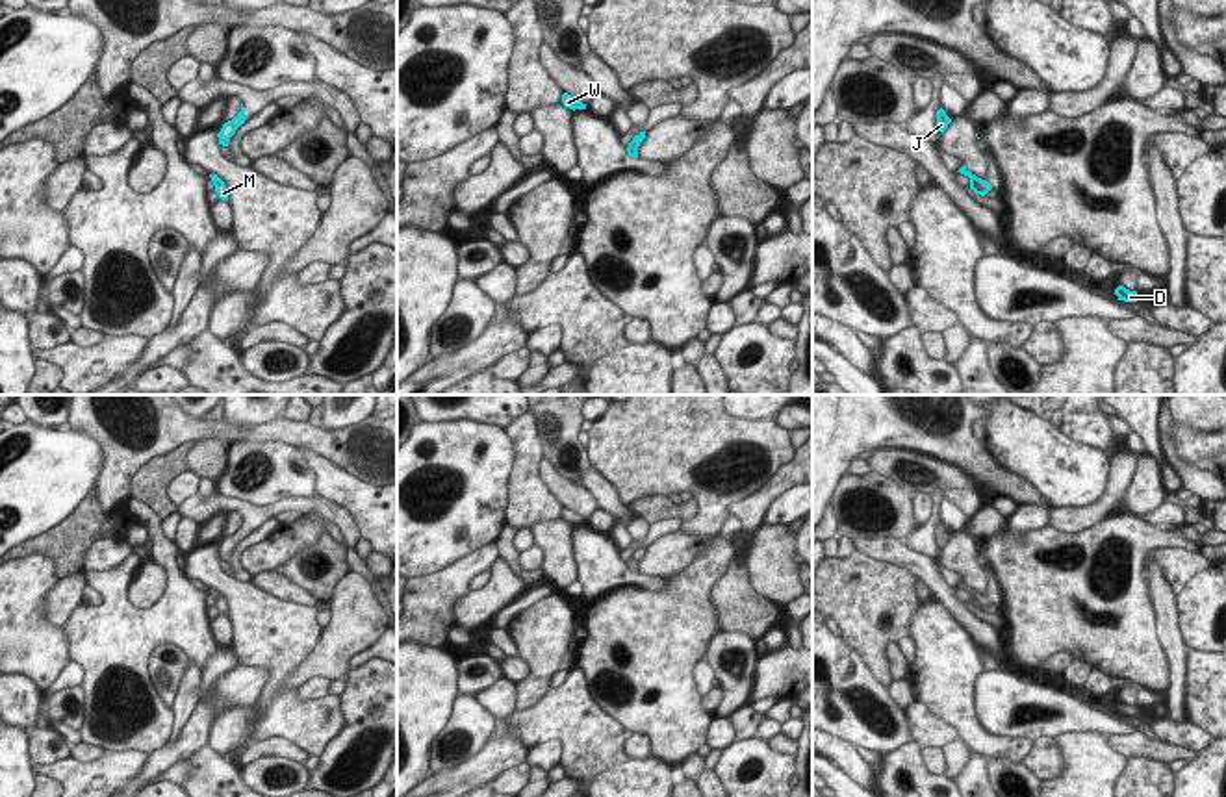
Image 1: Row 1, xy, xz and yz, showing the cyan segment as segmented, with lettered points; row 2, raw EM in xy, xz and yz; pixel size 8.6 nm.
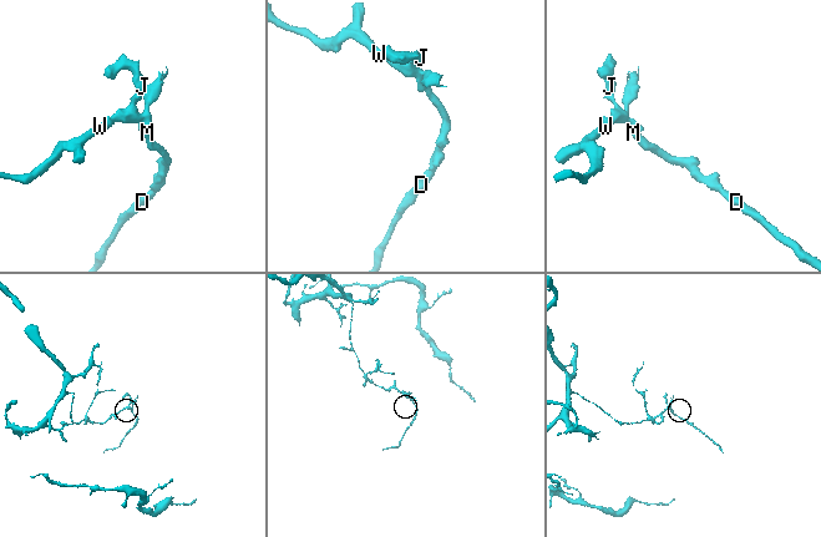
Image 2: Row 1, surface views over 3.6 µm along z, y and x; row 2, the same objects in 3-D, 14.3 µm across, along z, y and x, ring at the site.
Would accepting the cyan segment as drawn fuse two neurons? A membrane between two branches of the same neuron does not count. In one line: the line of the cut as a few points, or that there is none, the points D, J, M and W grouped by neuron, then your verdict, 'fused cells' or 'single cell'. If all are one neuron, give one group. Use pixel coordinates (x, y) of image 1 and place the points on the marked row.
yz (970, 177), (985, 193) | D M / J W | fused cells

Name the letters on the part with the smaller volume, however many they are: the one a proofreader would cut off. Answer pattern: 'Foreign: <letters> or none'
Foreign: D, M.

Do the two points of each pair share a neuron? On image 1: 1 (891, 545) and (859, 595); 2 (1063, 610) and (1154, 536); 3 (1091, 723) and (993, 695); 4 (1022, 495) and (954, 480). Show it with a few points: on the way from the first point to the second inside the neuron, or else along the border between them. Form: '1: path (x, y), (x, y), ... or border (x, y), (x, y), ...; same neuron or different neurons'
1: border (855, 547), (874, 558), (907, 568), (917, 577); different neurons
2: path (1089, 597), (1121, 599), (1134, 568); same neuron
3: path (1067, 712), (1058, 705), (1017, 701); same neuron
4: border (952, 464), (993, 492); different neurons

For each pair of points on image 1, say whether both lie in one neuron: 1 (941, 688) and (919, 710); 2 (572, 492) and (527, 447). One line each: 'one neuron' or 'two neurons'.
1: two neurons
2: two neurons

